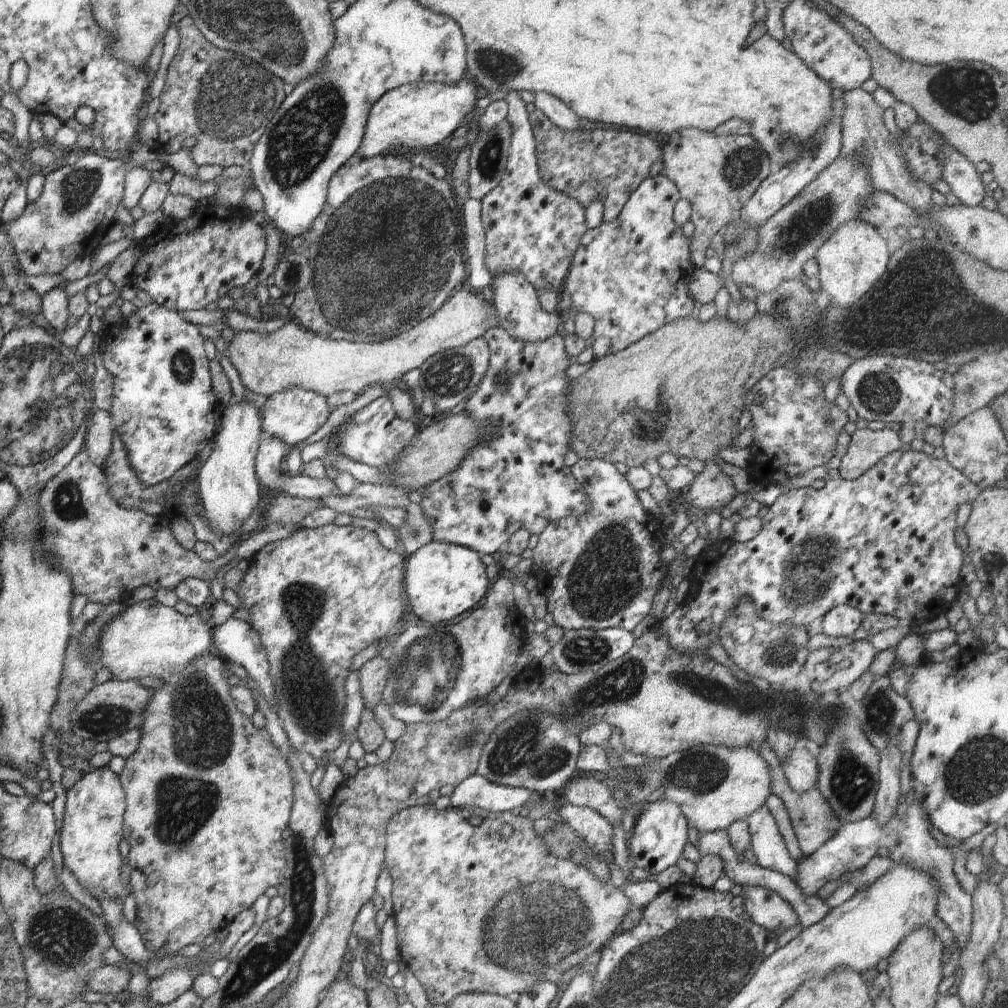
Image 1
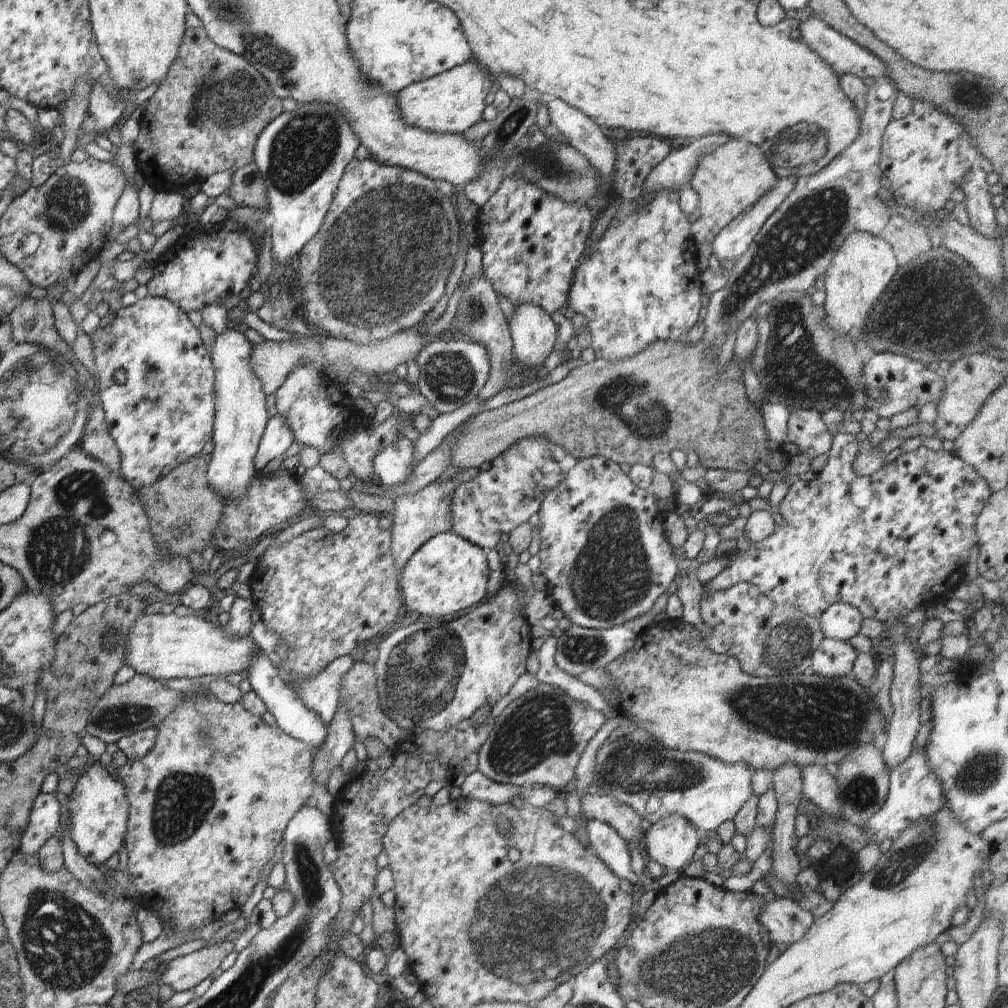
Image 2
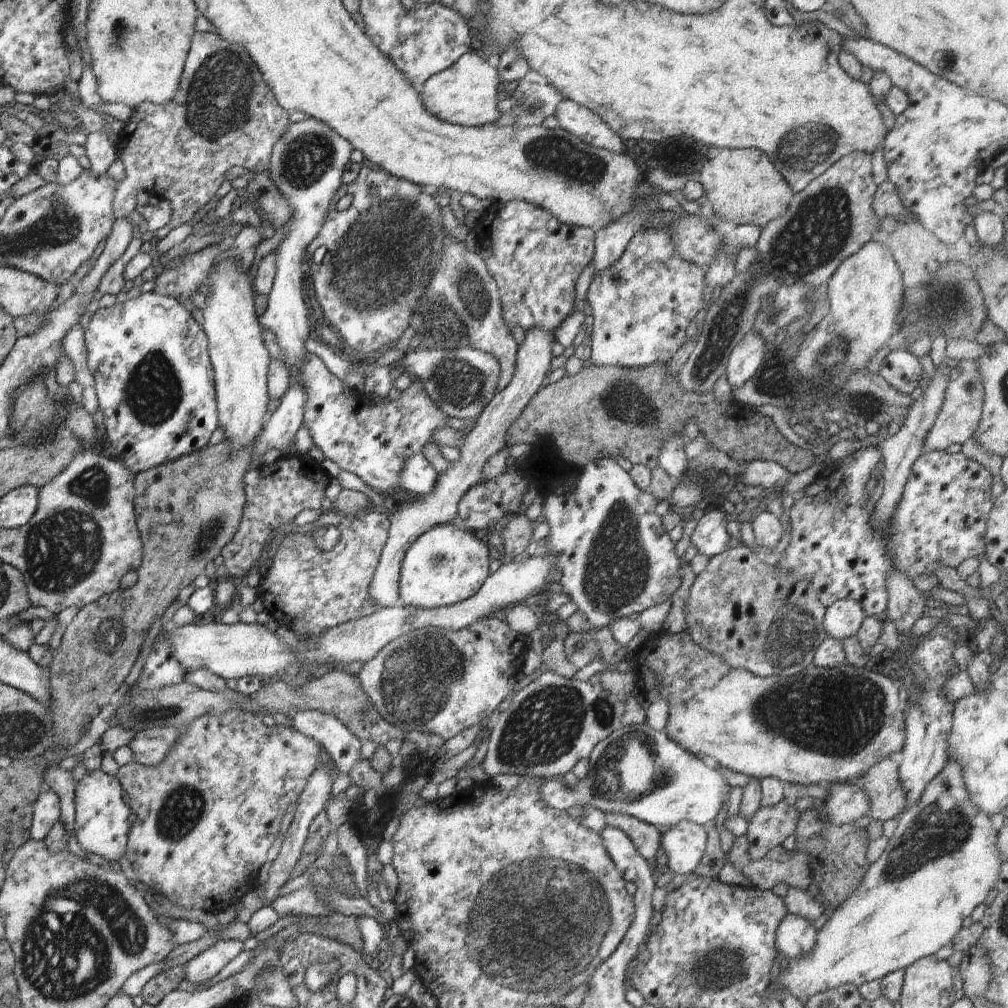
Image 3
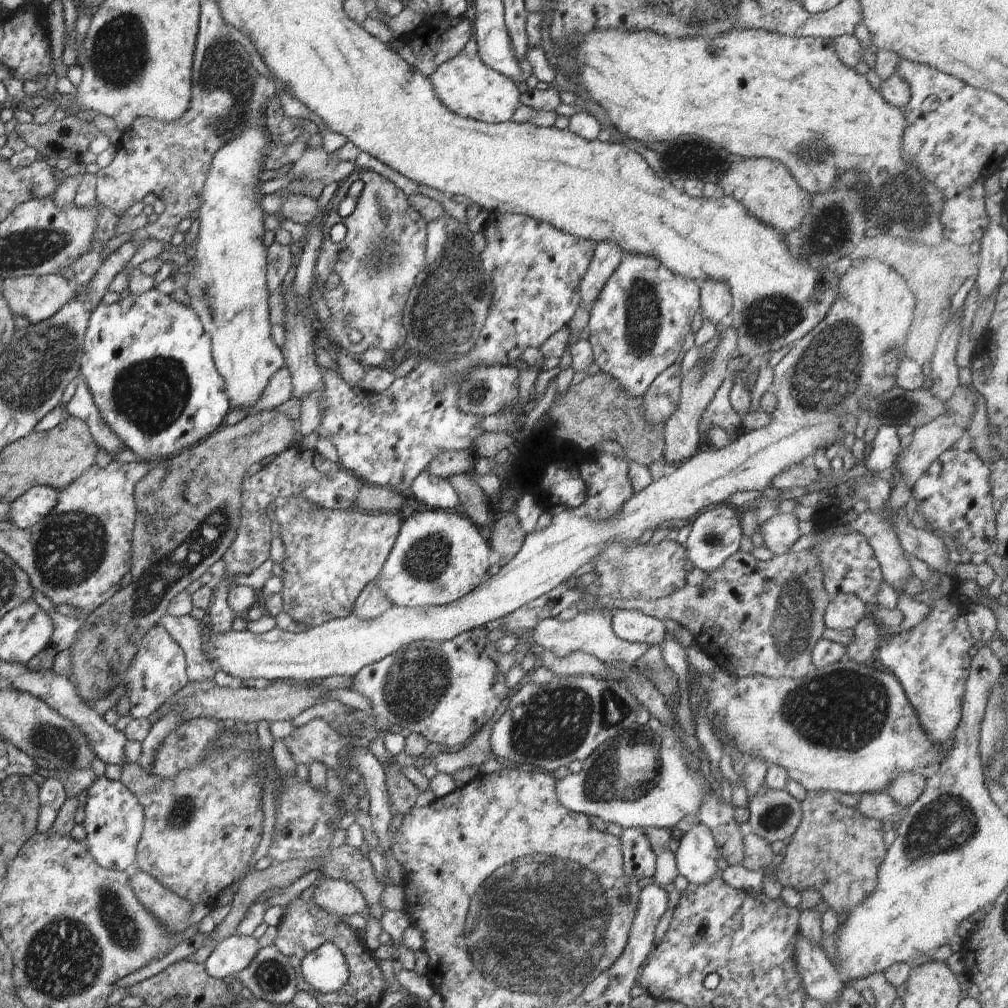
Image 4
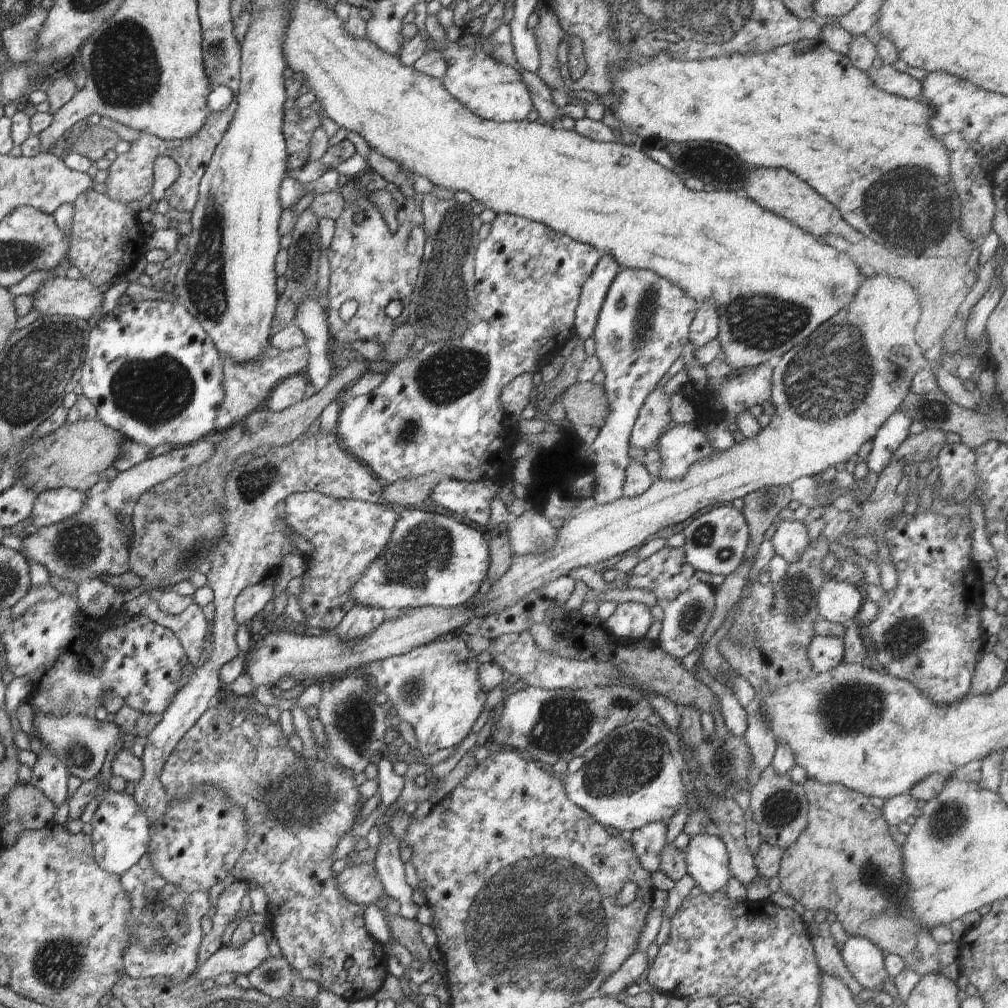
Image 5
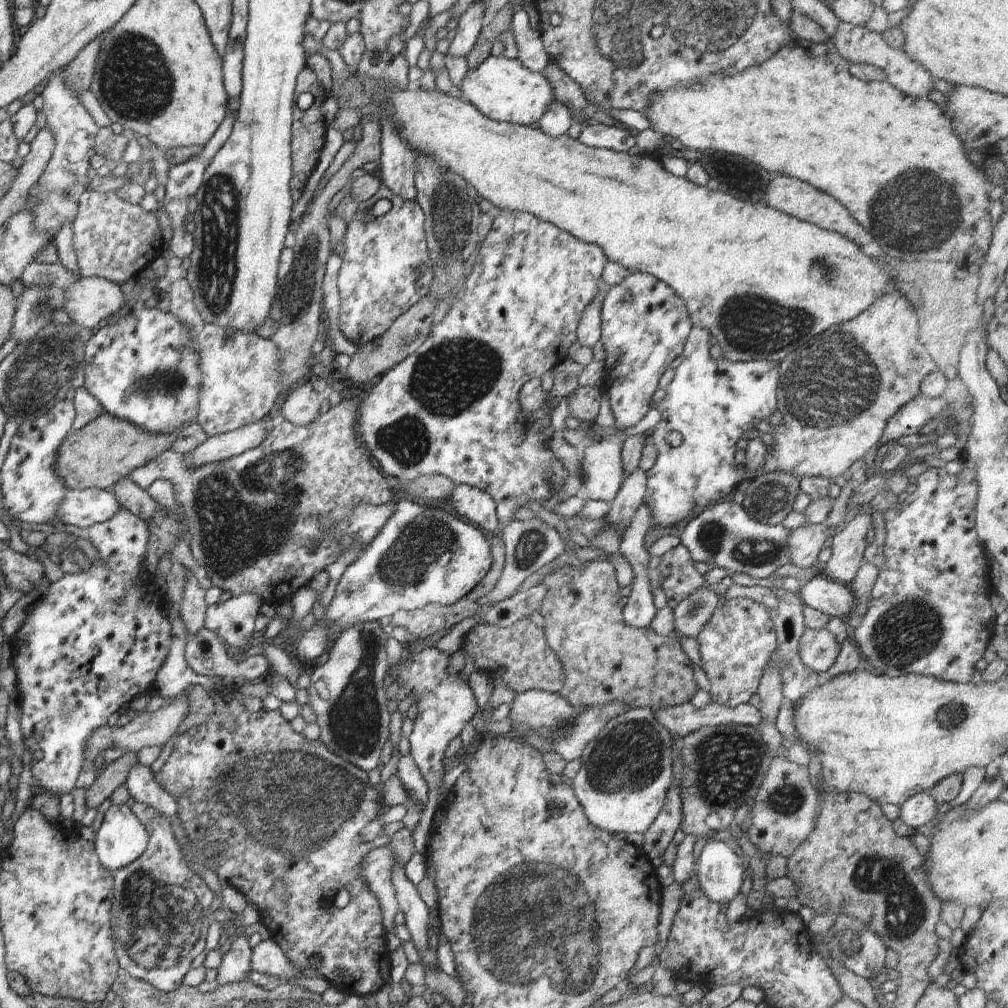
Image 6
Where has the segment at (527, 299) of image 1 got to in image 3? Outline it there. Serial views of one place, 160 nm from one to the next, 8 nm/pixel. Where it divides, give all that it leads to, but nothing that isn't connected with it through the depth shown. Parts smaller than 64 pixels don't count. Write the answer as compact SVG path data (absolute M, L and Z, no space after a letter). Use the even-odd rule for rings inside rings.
M536 327L526 331L525 338L518 345L515 371L504 390L483 408L476 424L467 432L463 445L459 448L461 457L451 462L446 471L439 473L433 491L420 495L412 501L394 503L389 508L389 537L381 552L370 588L369 596L380 607L404 606L399 593L399 580L402 563L409 546L432 527L448 523L458 524L457 506L462 495L472 486L483 482L482 467L490 456L499 450L508 450L505 434L508 427L517 420L527 402L546 383L551 365L551 350L555 342L554 332Z

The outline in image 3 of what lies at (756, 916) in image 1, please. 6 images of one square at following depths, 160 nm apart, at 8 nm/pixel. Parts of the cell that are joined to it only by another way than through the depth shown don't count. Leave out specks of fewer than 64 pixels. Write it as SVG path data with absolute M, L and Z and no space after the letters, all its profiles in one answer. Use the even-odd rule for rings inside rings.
M790 913L781 918L775 933L776 950L790 960L808 954L813 949L817 937L817 930L808 919Z

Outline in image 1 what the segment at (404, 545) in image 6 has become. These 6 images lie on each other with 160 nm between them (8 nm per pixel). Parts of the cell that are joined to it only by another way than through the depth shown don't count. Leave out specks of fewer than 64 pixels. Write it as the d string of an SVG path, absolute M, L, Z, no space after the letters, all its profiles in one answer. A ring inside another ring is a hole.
M430 541L415 553L405 556L404 597L411 617L426 620L432 624L452 620L462 612L468 612L478 605L489 591L490 580L486 575L486 566L481 561L481 554L460 545Z

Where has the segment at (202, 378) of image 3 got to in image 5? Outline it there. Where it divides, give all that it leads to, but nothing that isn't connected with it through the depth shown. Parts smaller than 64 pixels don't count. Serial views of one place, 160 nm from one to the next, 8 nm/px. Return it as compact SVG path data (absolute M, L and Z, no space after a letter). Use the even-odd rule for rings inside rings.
M149 298L140 301L131 300L125 304L115 306L111 312L98 321L94 330L90 331L83 357L84 362L82 363L81 377L79 378L83 395L95 406L98 420L111 429L121 432L125 438L132 440L132 442L144 444L150 449L160 446L160 444L166 444L166 442L171 444L172 447L180 447L197 443L206 438L212 431L215 431L215 420L224 398L223 362L213 340L206 334L198 319L194 318L184 306L179 305L177 302Z

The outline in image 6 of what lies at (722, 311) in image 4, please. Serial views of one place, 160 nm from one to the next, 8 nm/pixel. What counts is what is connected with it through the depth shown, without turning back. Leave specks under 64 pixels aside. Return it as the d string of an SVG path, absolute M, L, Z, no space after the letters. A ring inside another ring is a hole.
M693 325L685 342L682 356L684 360L675 369L674 378L665 388L666 395L657 404L662 419L655 426L650 440L655 444L657 457L655 465L645 471L647 476L648 492L645 498L654 518L654 522L662 526L671 526L683 518L690 520L699 514L706 506L720 502L734 488L742 482L744 466L736 464L734 452L738 450L736 444L746 434L746 430L755 428L761 420L777 410L778 387L780 373L779 363L762 359L735 363L725 359L713 359L709 353L710 338L712 335L704 327ZM668 432L680 432L682 443L678 447L666 444Z

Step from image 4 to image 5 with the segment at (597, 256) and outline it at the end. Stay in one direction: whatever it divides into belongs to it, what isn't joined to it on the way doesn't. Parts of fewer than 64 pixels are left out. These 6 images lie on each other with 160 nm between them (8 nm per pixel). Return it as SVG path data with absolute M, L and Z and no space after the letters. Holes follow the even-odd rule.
M602 255L592 274L582 285L573 327L576 334L584 341L593 336L602 303L609 286L618 274L618 266L620 265L614 258Z

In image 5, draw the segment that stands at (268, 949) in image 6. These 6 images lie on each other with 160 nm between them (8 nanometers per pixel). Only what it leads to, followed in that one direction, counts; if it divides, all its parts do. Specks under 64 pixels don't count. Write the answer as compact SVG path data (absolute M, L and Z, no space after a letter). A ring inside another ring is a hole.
M254 935L241 947L233 947L229 944L221 945L202 966L196 969L194 974L202 983L206 982L208 978L215 979L216 976L220 976L224 972L247 975L270 956L264 935Z

